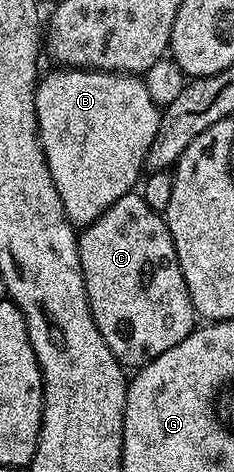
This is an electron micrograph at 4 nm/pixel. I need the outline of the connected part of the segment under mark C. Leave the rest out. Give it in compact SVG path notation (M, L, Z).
M142 193L121 196L121 200L97 216L90 226L82 227L78 239L81 272L97 332L101 332L105 344L109 344L124 367L144 366L151 359L161 356L161 352L169 352L173 344L181 344L185 336L197 329L197 315L189 300L189 288L185 288L185 276L181 276L181 264L173 248L173 236L167 227L166 217L160 211L149 208Z

